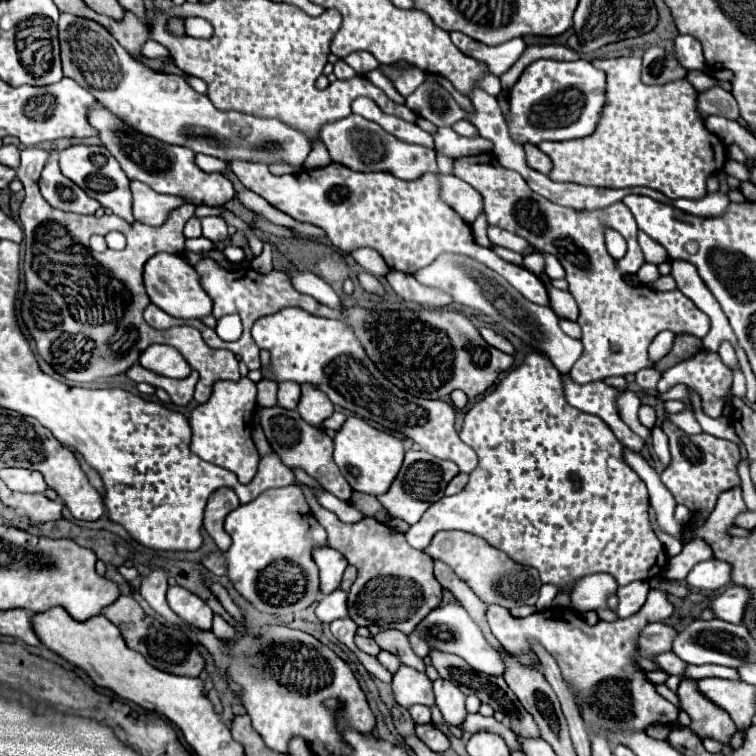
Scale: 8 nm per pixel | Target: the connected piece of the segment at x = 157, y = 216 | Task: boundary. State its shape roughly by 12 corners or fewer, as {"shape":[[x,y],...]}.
{"shape":[[132,181],[134,217],[144,225],[160,227],[180,197],[154,193]]}

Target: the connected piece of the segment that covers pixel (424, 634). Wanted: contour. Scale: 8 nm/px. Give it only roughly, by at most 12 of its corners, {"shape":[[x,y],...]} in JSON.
{"shape":[[460,605],[434,609],[416,631],[432,649],[504,675],[504,655]]}

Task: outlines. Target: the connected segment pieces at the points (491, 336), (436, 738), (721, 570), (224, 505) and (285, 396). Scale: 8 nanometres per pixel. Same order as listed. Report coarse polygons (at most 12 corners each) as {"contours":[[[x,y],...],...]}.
{"contours":[[[482,327],[480,335],[488,345],[502,353],[514,353],[506,337],[494,333],[490,327]],[[432,723],[416,725],[414,731],[432,751],[450,747],[446,737]],[[700,561],[688,573],[692,587],[720,589],[730,585],[730,565]],[[220,487],[208,499],[204,529],[226,553],[230,537],[222,523],[240,501],[230,487]],[[294,381],[278,383],[278,405],[296,409],[300,385]]]}

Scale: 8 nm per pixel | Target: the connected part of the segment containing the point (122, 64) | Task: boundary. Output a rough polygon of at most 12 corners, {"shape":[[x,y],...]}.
{"shape":[[62,13],[64,77],[136,131],[222,161],[302,167],[280,119],[220,111]]}

